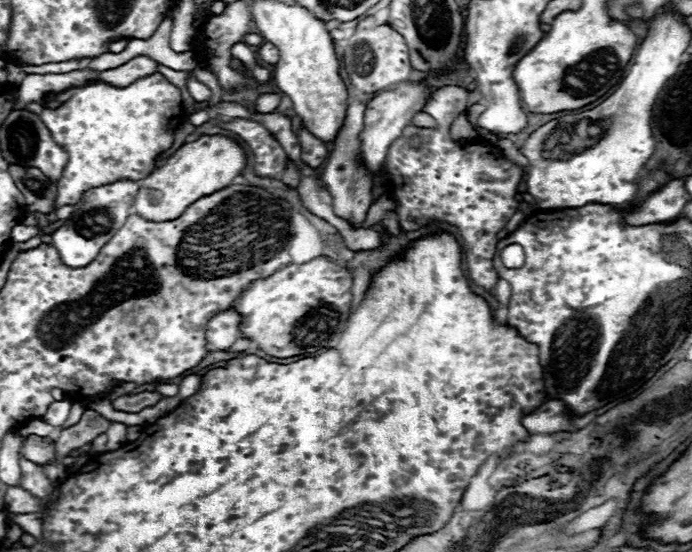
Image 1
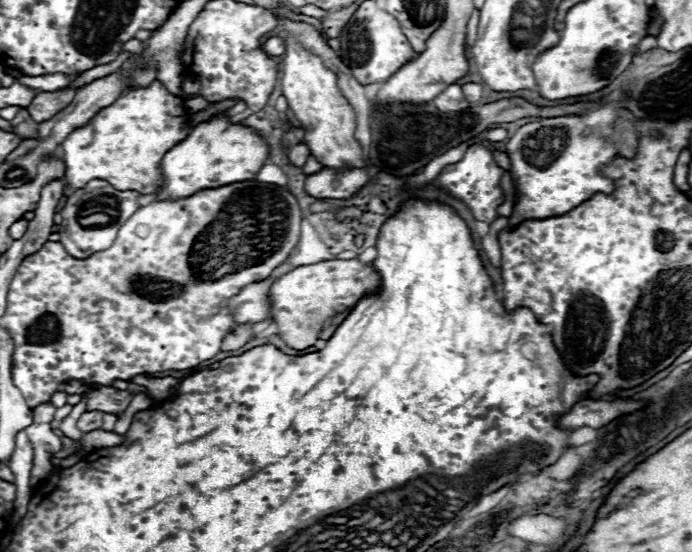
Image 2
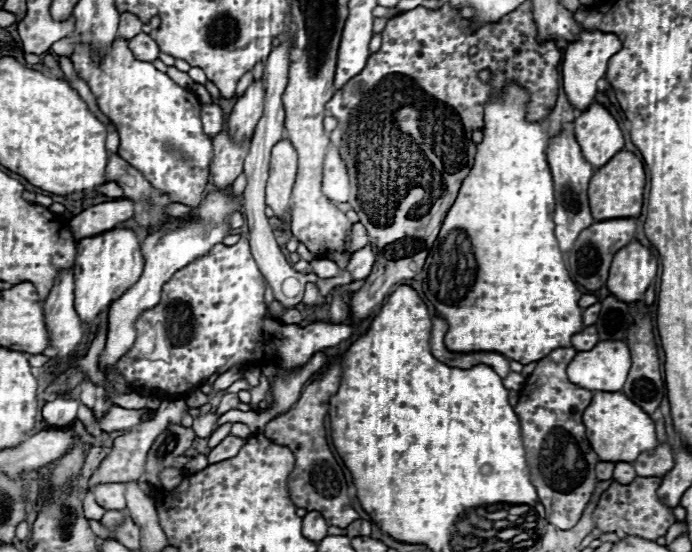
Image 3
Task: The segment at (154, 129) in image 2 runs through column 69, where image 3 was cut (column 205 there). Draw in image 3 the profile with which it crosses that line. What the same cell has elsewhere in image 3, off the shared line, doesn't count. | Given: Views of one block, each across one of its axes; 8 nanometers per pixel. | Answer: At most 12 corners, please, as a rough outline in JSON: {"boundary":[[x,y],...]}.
{"boundary":[[116,38],[70,56],[118,154],[198,206],[212,140],[200,102]]}

